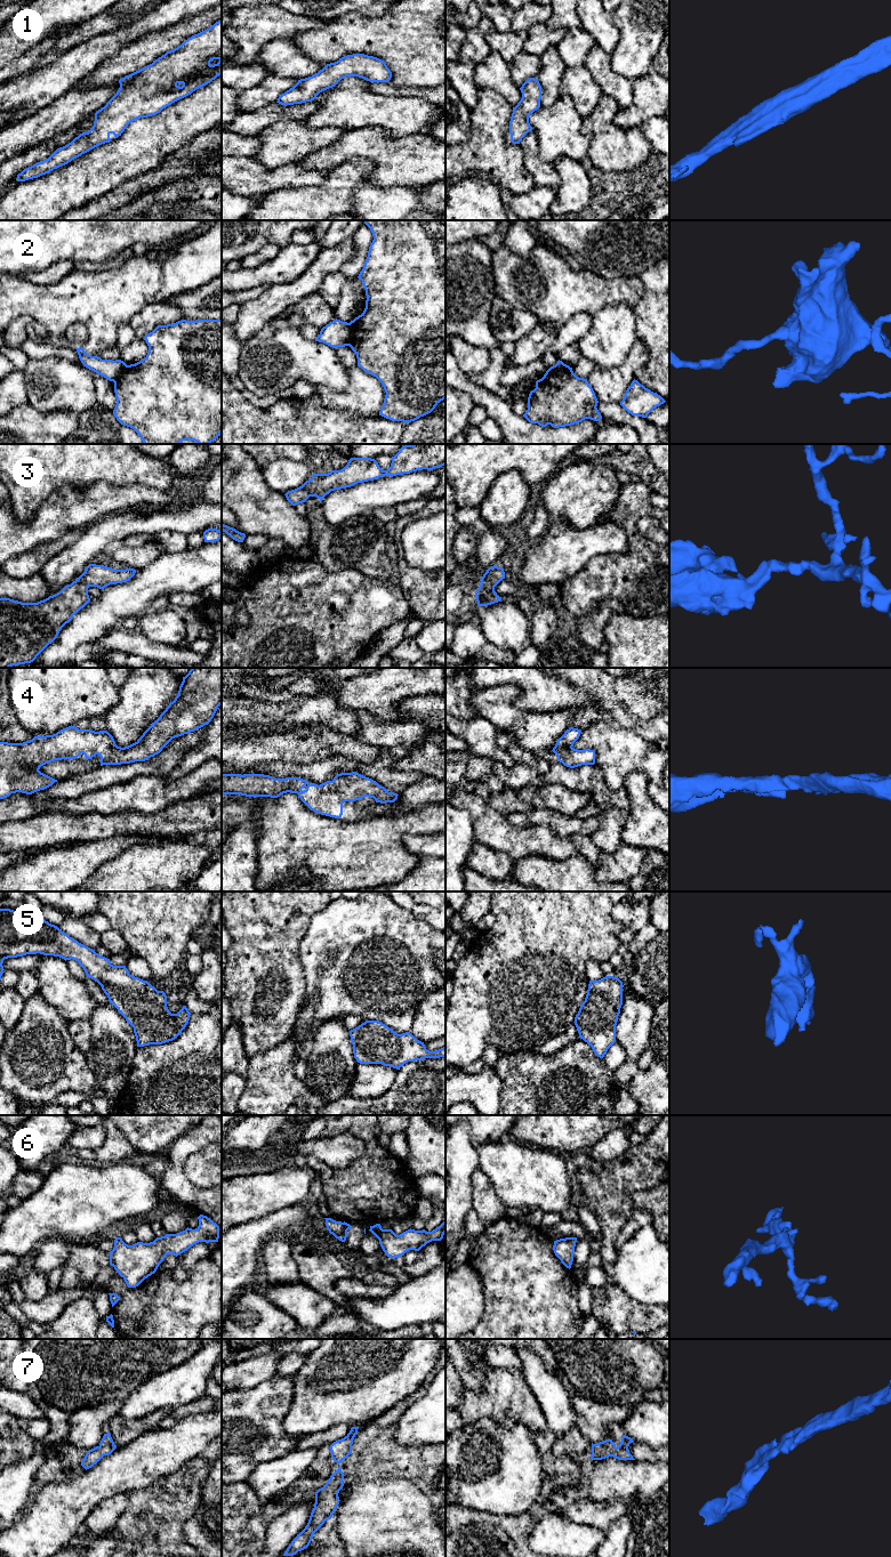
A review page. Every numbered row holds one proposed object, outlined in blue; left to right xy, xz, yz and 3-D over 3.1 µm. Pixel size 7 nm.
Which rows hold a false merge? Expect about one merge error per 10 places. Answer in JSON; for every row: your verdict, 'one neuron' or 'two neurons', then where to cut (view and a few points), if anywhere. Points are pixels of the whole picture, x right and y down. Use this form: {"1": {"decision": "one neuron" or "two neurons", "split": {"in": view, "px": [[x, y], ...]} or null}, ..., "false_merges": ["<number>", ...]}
{"1": {"decision": "one neuron", "split": null}, "2": {"decision": "two neurons", "split": {"in": "xz", "px": [[350, 323], [351, 337], [347, 345]]}}, "3": {"decision": "one neuron", "split": null}, "4": {"decision": "one neuron", "split": null}, "5": {"decision": "one neuron", "split": null}, "6": {"decision": "one neuron", "split": null}, "7": {"decision": "one neuron", "split": null}, "false_merges": ["2"]}

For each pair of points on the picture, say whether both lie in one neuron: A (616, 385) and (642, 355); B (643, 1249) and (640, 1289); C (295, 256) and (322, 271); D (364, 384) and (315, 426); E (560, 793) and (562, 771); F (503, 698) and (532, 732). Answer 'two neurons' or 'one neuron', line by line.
A: one neuron
B: one neuron
C: two neurons
D: two neurons
E: two neurons
F: one neuron

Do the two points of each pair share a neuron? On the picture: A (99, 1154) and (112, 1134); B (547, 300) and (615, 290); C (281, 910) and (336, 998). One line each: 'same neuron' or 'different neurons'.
A: same neuron
B: same neuron
C: different neurons

